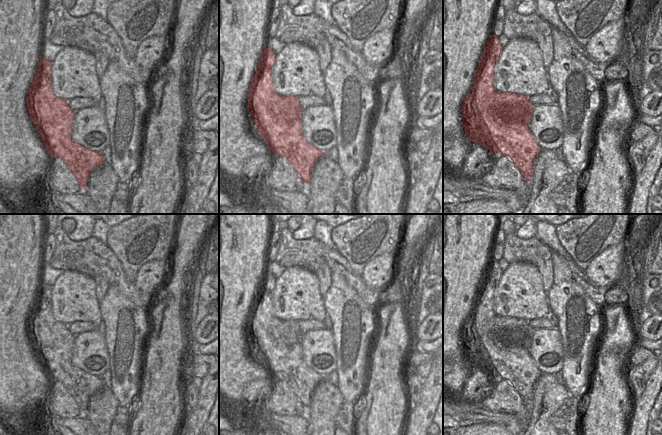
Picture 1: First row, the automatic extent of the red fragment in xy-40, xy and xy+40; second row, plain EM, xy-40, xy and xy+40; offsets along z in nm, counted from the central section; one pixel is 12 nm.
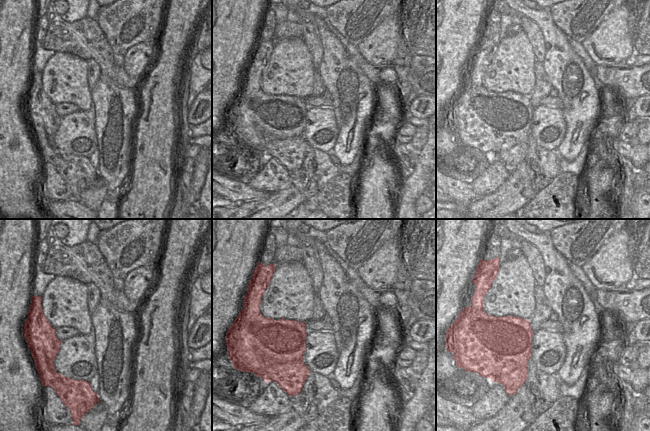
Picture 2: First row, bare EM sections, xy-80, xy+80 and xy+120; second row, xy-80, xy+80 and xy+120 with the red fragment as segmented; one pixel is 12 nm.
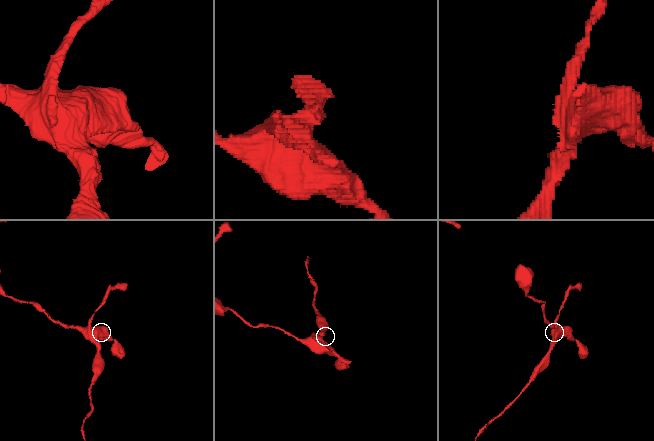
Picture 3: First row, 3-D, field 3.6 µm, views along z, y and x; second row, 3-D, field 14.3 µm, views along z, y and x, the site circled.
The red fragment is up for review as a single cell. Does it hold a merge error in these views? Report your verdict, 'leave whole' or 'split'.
split

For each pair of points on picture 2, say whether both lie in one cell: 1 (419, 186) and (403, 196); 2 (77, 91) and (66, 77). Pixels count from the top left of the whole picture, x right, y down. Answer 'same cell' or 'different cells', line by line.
1: same cell
2: same cell

